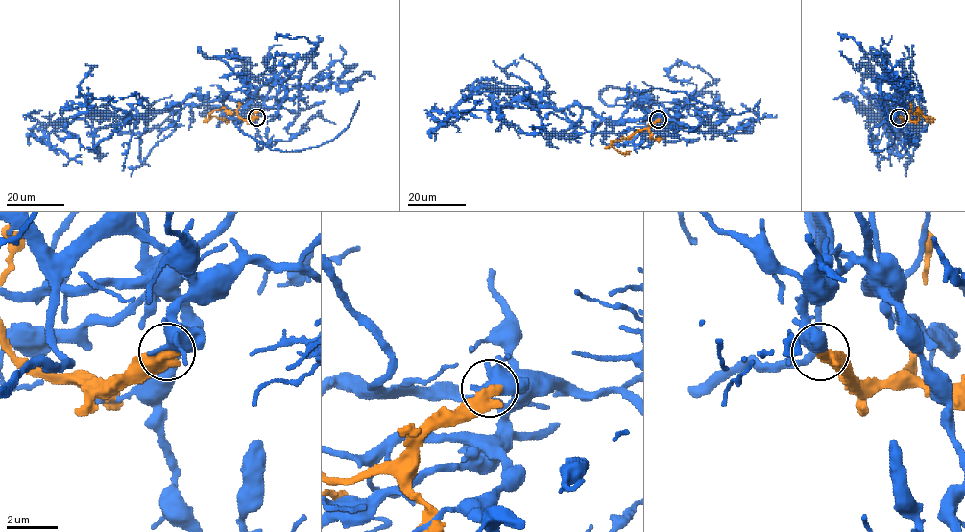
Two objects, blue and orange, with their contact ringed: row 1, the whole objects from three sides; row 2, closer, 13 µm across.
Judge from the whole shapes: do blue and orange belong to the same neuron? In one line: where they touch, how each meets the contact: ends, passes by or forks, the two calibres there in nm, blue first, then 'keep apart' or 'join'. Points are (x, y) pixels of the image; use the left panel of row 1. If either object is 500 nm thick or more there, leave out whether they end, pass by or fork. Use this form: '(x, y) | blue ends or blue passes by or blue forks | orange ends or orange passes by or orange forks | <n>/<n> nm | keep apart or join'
(256, 117) | 440/550 nm | keep apart

